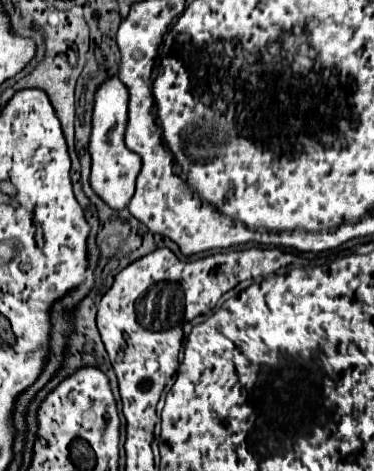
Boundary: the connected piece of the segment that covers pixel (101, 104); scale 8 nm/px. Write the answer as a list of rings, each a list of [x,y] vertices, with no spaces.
[[[119,77],[107,79],[95,93],[93,107],[93,131],[89,141],[91,153],[91,187],[93,191],[111,207],[125,209],[135,193],[135,179],[141,171],[141,157],[127,149],[125,145],[125,125],[127,125],[127,87]]]

